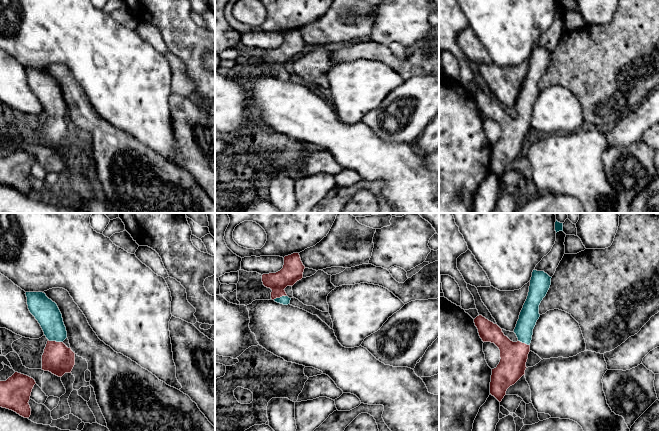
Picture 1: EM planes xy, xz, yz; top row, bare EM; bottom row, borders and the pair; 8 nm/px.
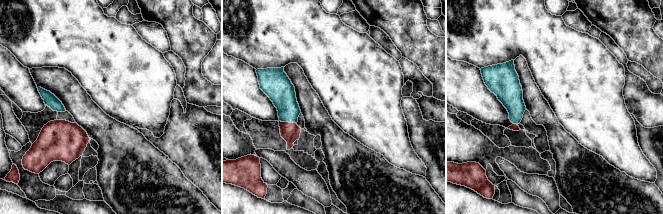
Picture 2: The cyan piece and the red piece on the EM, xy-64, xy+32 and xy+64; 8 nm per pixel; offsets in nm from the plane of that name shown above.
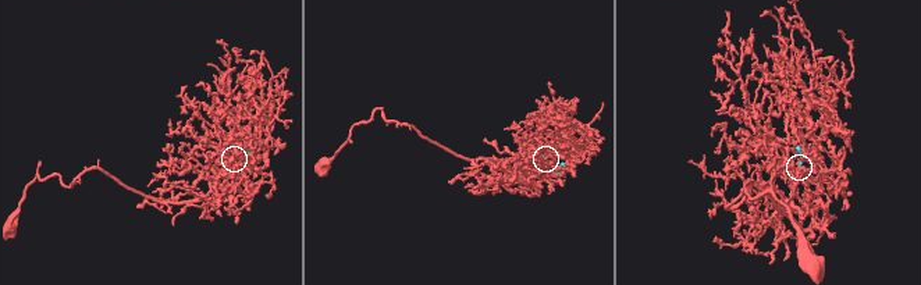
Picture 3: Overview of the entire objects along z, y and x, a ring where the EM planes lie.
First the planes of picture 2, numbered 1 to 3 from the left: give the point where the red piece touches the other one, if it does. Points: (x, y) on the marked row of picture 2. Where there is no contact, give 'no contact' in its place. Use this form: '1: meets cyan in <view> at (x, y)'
1: no contact
2: meets cyan in xy+32 at (288, 121)
3: meets cyan in xy+64 at (515, 123)

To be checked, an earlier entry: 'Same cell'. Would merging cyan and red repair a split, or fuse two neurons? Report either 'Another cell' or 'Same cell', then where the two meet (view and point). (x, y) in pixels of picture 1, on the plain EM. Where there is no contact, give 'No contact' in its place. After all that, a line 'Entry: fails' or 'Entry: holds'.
Same cell. Touches cyan at xy (55, 116)
Entry: holds

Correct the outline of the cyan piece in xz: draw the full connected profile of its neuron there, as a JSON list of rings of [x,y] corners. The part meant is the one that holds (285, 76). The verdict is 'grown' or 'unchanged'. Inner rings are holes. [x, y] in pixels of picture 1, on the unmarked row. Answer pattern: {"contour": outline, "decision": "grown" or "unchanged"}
{"contour": [[[293,29],[284,33],[284,41],[280,47],[263,50],[263,61],[272,66],[271,75],[283,81],[290,80],[291,74],[287,72],[284,65],[301,56],[304,45],[299,29]]], "decision": "grown"}

